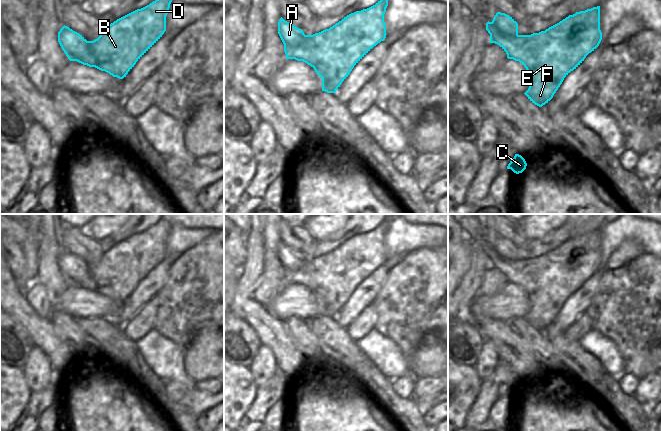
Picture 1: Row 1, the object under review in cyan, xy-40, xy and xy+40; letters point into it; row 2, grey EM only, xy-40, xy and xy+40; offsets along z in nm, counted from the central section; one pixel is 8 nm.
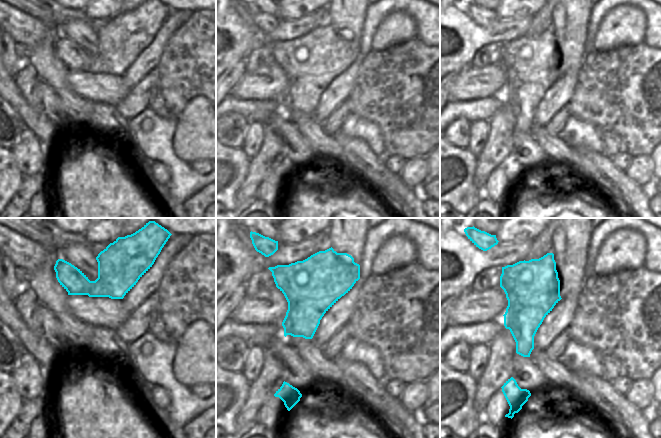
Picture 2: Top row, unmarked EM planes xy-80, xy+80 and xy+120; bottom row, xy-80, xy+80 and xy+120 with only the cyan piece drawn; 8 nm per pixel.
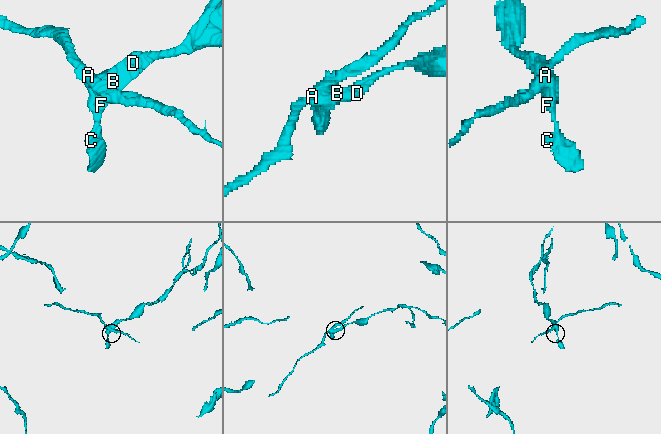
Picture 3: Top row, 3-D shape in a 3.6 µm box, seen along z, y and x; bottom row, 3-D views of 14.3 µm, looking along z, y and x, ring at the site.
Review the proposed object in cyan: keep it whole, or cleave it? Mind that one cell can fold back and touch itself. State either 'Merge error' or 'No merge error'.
Merge error.

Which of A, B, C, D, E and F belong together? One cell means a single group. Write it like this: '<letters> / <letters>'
A / B C D E F

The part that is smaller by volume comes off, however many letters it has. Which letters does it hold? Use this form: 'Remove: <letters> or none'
Remove: A.

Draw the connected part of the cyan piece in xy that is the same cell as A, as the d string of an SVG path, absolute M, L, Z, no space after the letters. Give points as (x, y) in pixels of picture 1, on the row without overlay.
M282 241L278 246L278 258L284 271L297 271L306 262L302 253L295 251L291 247L285 245Z

